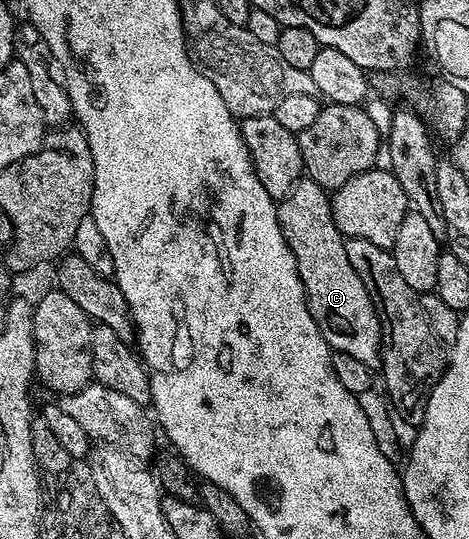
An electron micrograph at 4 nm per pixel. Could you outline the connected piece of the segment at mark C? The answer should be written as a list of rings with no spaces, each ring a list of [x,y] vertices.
[[[302,181],[277,204],[282,232],[298,266],[298,276],[306,290],[306,302],[326,343],[334,351],[348,353],[371,369],[382,366],[384,332],[364,281],[356,277],[348,261],[346,239],[336,225],[330,208],[331,196],[316,183]]]

